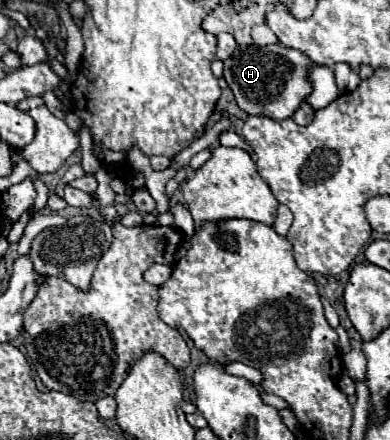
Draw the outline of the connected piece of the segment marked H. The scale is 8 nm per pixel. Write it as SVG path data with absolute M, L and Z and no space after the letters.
M269 44L261 48L249 46L245 50L237 48L233 56L225 60L223 76L233 90L241 110L281 122L285 118L291 118L299 104L311 92L311 84L307 80L307 66L311 64L311 58L307 58L303 52L281 44Z

